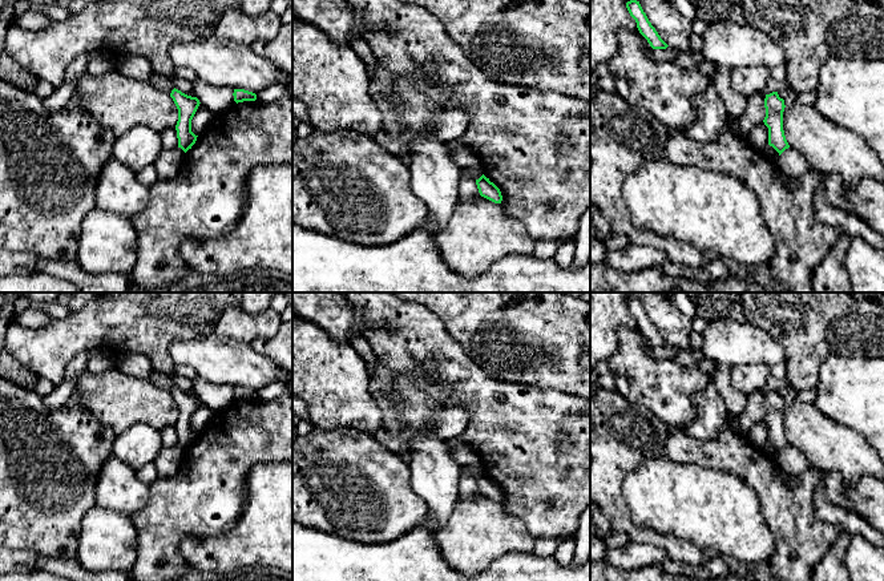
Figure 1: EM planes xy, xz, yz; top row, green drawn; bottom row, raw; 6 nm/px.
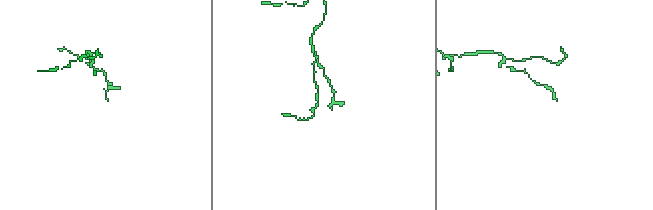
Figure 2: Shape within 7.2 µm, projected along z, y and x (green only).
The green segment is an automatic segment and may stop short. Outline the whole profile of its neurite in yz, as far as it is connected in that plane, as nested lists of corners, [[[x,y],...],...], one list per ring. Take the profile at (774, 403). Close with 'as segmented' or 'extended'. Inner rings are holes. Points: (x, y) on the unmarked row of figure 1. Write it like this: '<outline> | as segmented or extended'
[[[778,390],[766,392],[764,406],[766,415],[763,420],[768,425],[768,443],[780,453],[790,445],[783,428],[784,398],[779,395]]] | as segmented

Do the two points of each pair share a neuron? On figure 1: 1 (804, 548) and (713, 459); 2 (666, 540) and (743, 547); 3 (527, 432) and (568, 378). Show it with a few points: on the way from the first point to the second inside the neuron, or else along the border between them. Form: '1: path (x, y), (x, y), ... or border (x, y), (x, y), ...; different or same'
1: path (791, 520), (790, 513), (776, 497), (741, 462); same
2: border (661, 532), (690, 541), (702, 551); different
3: border (528, 383), (564, 390), (576, 396); different

